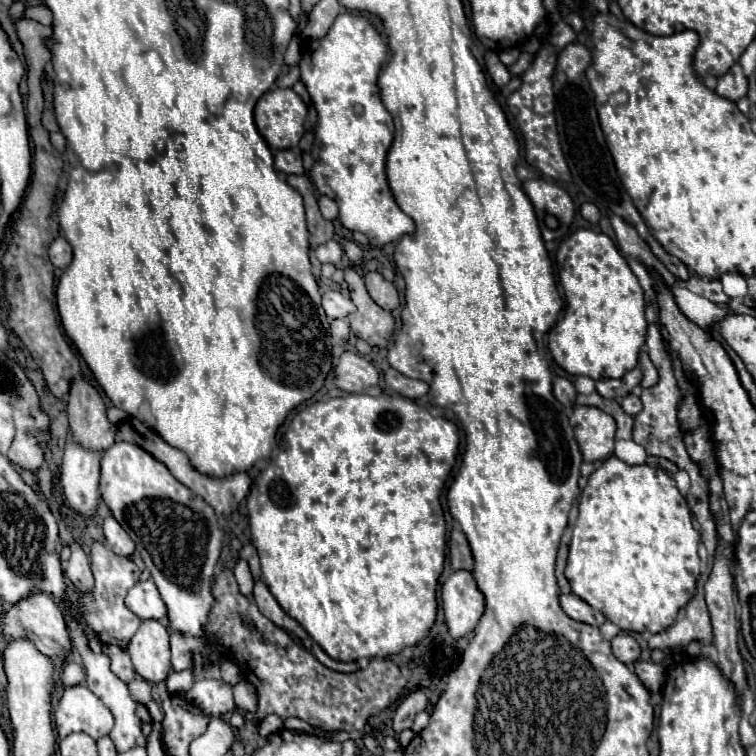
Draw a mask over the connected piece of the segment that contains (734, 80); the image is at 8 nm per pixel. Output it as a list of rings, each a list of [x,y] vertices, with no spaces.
[[[735,63],[723,77],[717,79],[715,93],[733,101],[733,103],[747,95],[747,79],[745,79],[739,63]]]

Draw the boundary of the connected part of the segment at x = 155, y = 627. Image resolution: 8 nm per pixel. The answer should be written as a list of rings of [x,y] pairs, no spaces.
[[[147,619],[141,623],[135,637],[129,641],[127,651],[133,659],[135,671],[149,683],[161,683],[171,671],[169,661],[169,631],[157,621]]]

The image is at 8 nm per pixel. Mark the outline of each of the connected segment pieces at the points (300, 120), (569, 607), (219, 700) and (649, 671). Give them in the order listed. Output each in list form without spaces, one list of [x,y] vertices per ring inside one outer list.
[[[275,87],[255,107],[255,125],[271,149],[297,147],[305,117],[307,105],[293,89]]]
[[[569,593],[569,595],[561,595],[561,609],[575,621],[579,623],[587,623],[593,627],[601,627],[605,623],[605,615],[595,611],[591,605],[587,605],[583,599],[579,599],[577,595]]]
[[[197,679],[195,685],[189,689],[187,699],[193,701],[201,711],[213,717],[221,717],[223,713],[235,711],[235,703],[231,697],[231,685],[221,679]]]
[[[637,661],[635,673],[651,693],[659,693],[665,683],[665,667],[653,661]]]

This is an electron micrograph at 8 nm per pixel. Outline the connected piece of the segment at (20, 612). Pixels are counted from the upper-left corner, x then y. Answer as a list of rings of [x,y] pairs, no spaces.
[[[37,593],[37,595],[31,595],[29,599],[21,599],[21,603],[15,603],[9,611],[1,615],[1,629],[3,629],[5,641],[29,639],[51,661],[65,661],[67,657],[73,655],[73,643],[71,643],[63,613],[49,595]]]

